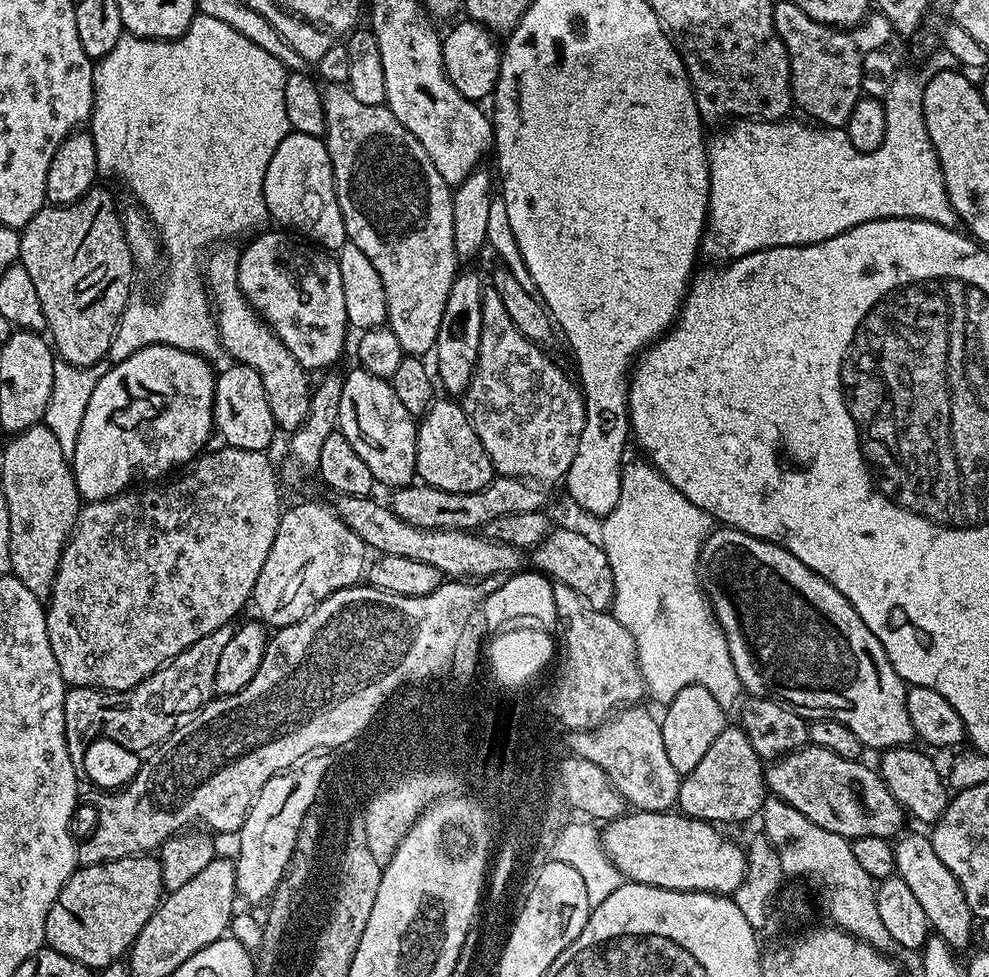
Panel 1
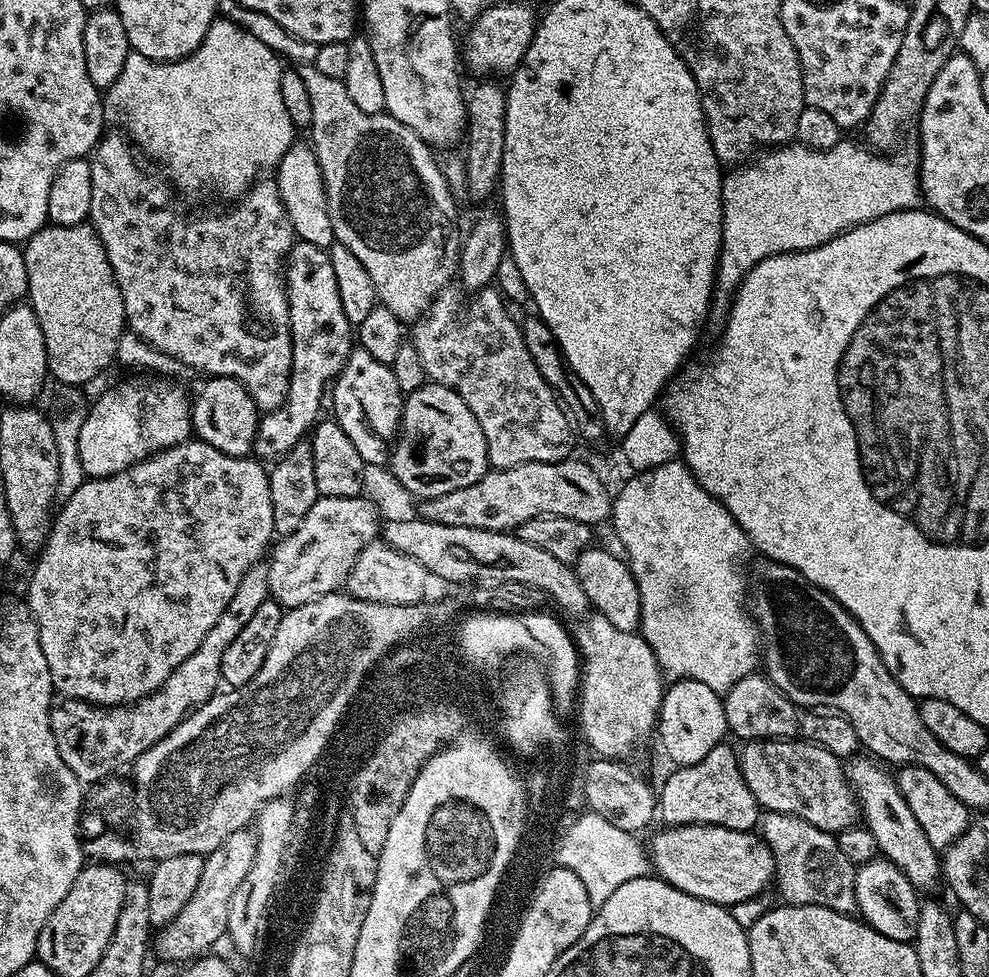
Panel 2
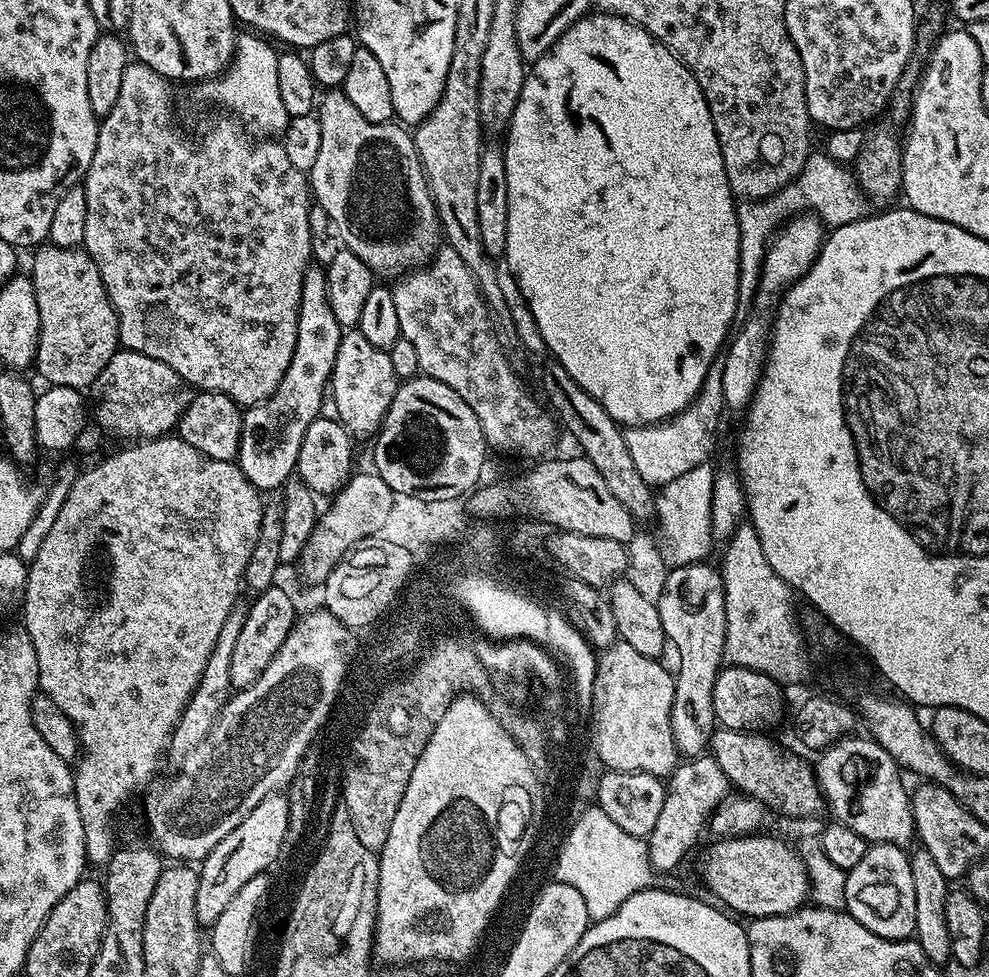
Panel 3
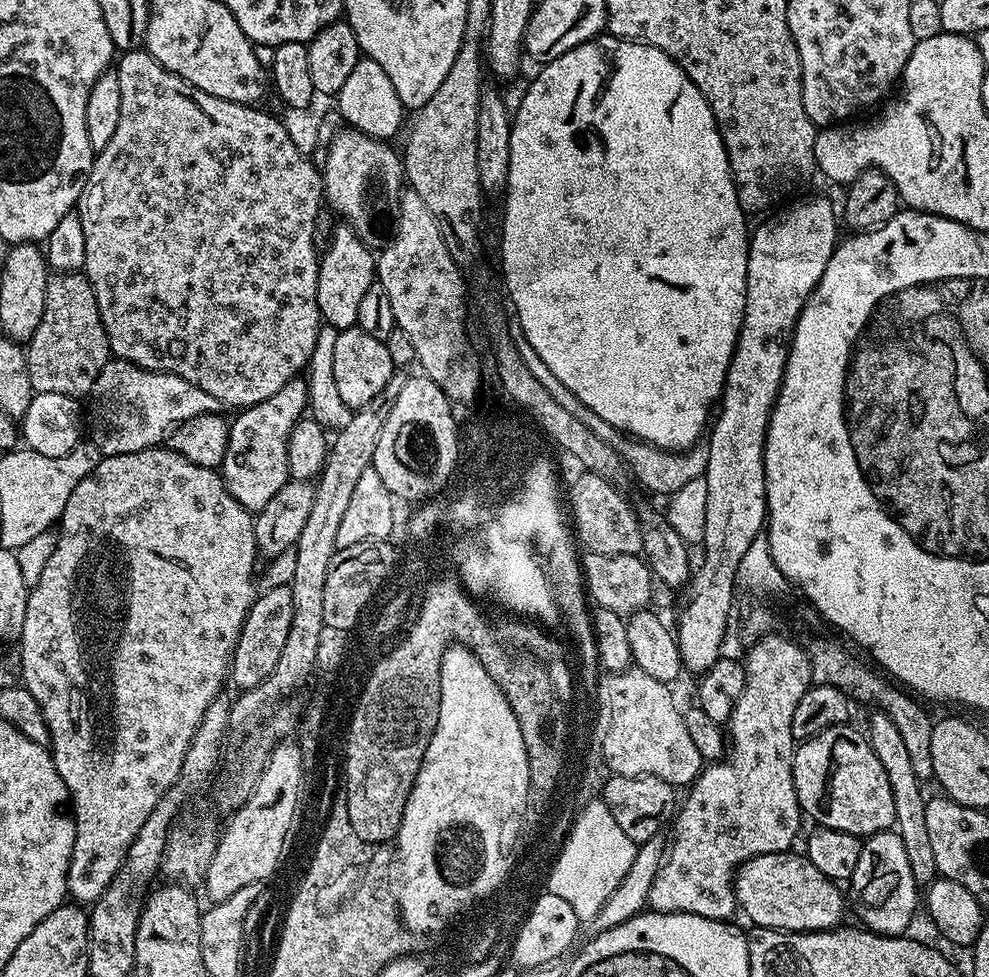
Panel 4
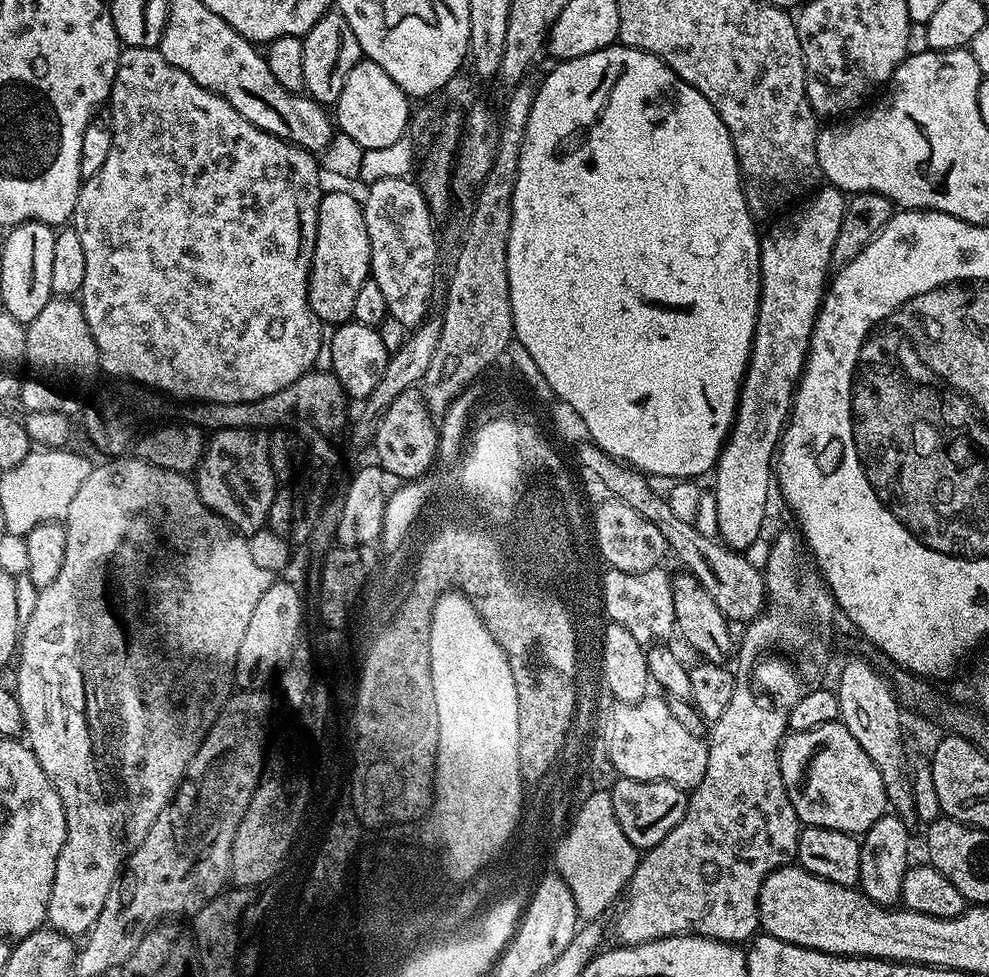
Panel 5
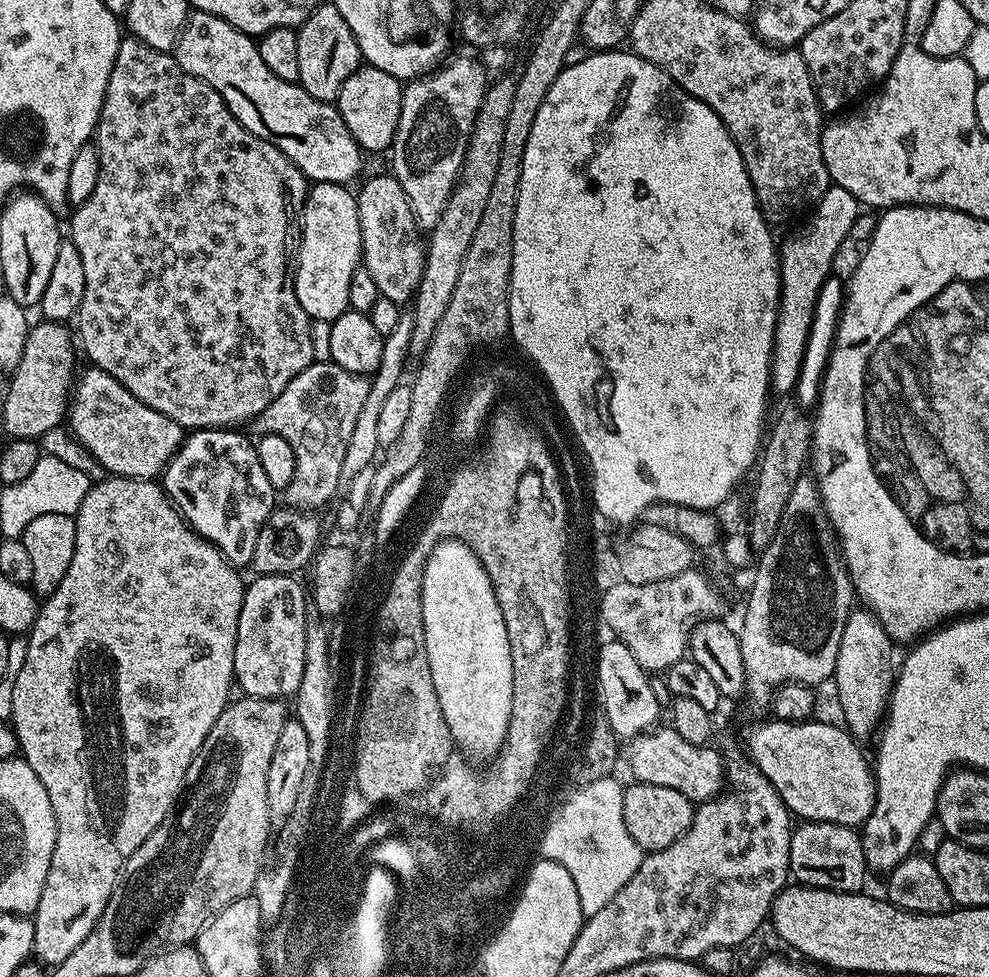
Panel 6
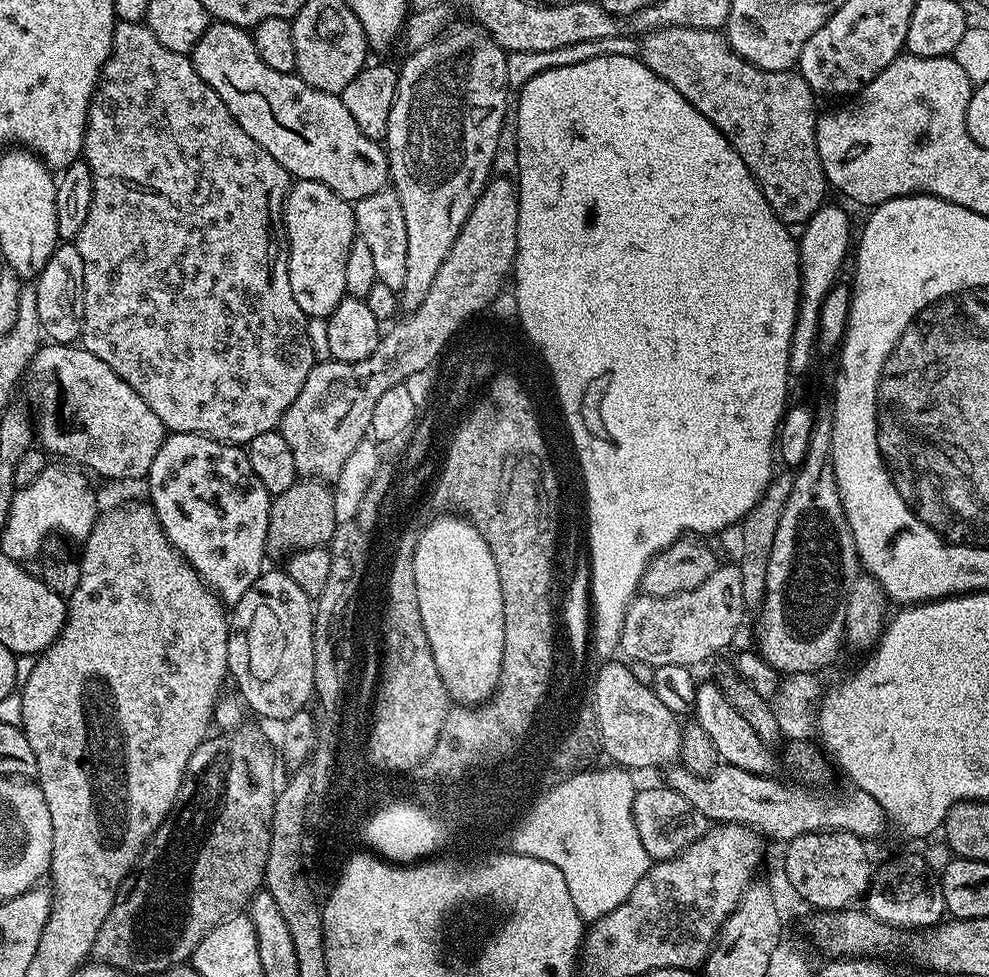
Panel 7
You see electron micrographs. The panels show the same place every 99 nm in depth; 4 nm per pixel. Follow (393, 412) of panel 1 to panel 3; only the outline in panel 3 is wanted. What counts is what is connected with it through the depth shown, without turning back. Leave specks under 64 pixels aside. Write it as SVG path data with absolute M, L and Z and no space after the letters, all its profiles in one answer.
M348 330L340 337L338 358L334 358L334 370L330 381L330 400L336 403L335 419L353 437L375 437L384 424L384 416L394 402L398 381L394 365L390 363L387 351L373 346L368 339L362 338L359 330Z

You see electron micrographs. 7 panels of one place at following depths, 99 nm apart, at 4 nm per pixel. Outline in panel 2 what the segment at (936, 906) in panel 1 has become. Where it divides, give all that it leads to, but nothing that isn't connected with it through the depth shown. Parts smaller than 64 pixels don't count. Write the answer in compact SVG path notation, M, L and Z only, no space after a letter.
M853 759L847 765L846 779L862 813L863 823L878 842L879 855L898 866L898 870L906 874L913 888L924 894L931 893L928 891L935 886L936 879L939 881L942 876L941 853L934 846L930 846L930 838L926 838L922 826L918 826L918 818L914 818L910 806L906 806L906 798L902 798L898 790L895 775L875 759L860 759Z

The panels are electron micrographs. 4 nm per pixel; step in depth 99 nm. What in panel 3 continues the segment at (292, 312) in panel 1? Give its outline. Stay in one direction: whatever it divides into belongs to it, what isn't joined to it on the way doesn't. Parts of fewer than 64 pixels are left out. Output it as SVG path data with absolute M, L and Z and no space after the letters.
M309 266L302 278L302 298L298 314L298 338L294 346L294 358L278 382L278 390L262 406L248 406L243 409L240 449L235 458L242 474L261 493L267 494L271 488L283 489L293 479L298 450L302 448L302 438L310 422L321 415L320 408L326 404L326 393L330 388L334 358L338 358L338 346L342 329L334 310L330 310L330 298L326 294L327 271L323 267Z

